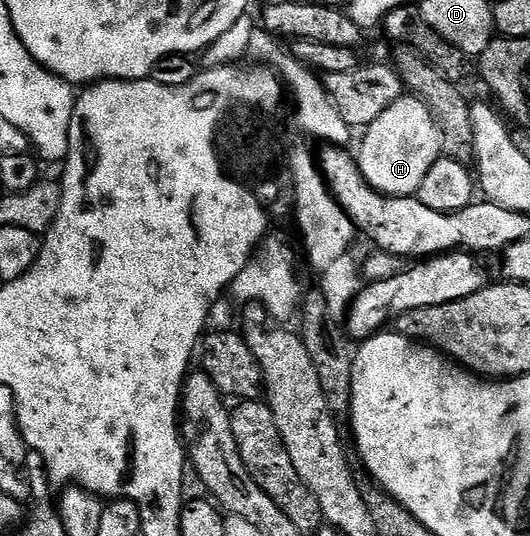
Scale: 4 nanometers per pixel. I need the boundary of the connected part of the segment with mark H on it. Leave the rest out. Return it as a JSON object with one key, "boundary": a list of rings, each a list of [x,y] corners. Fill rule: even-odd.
{"boundary":[[[403,96],[392,104],[368,127],[365,127],[362,147],[356,150],[356,161],[370,189],[392,198],[417,195],[428,168],[436,164],[442,154],[442,137],[436,124],[419,98]]]}

